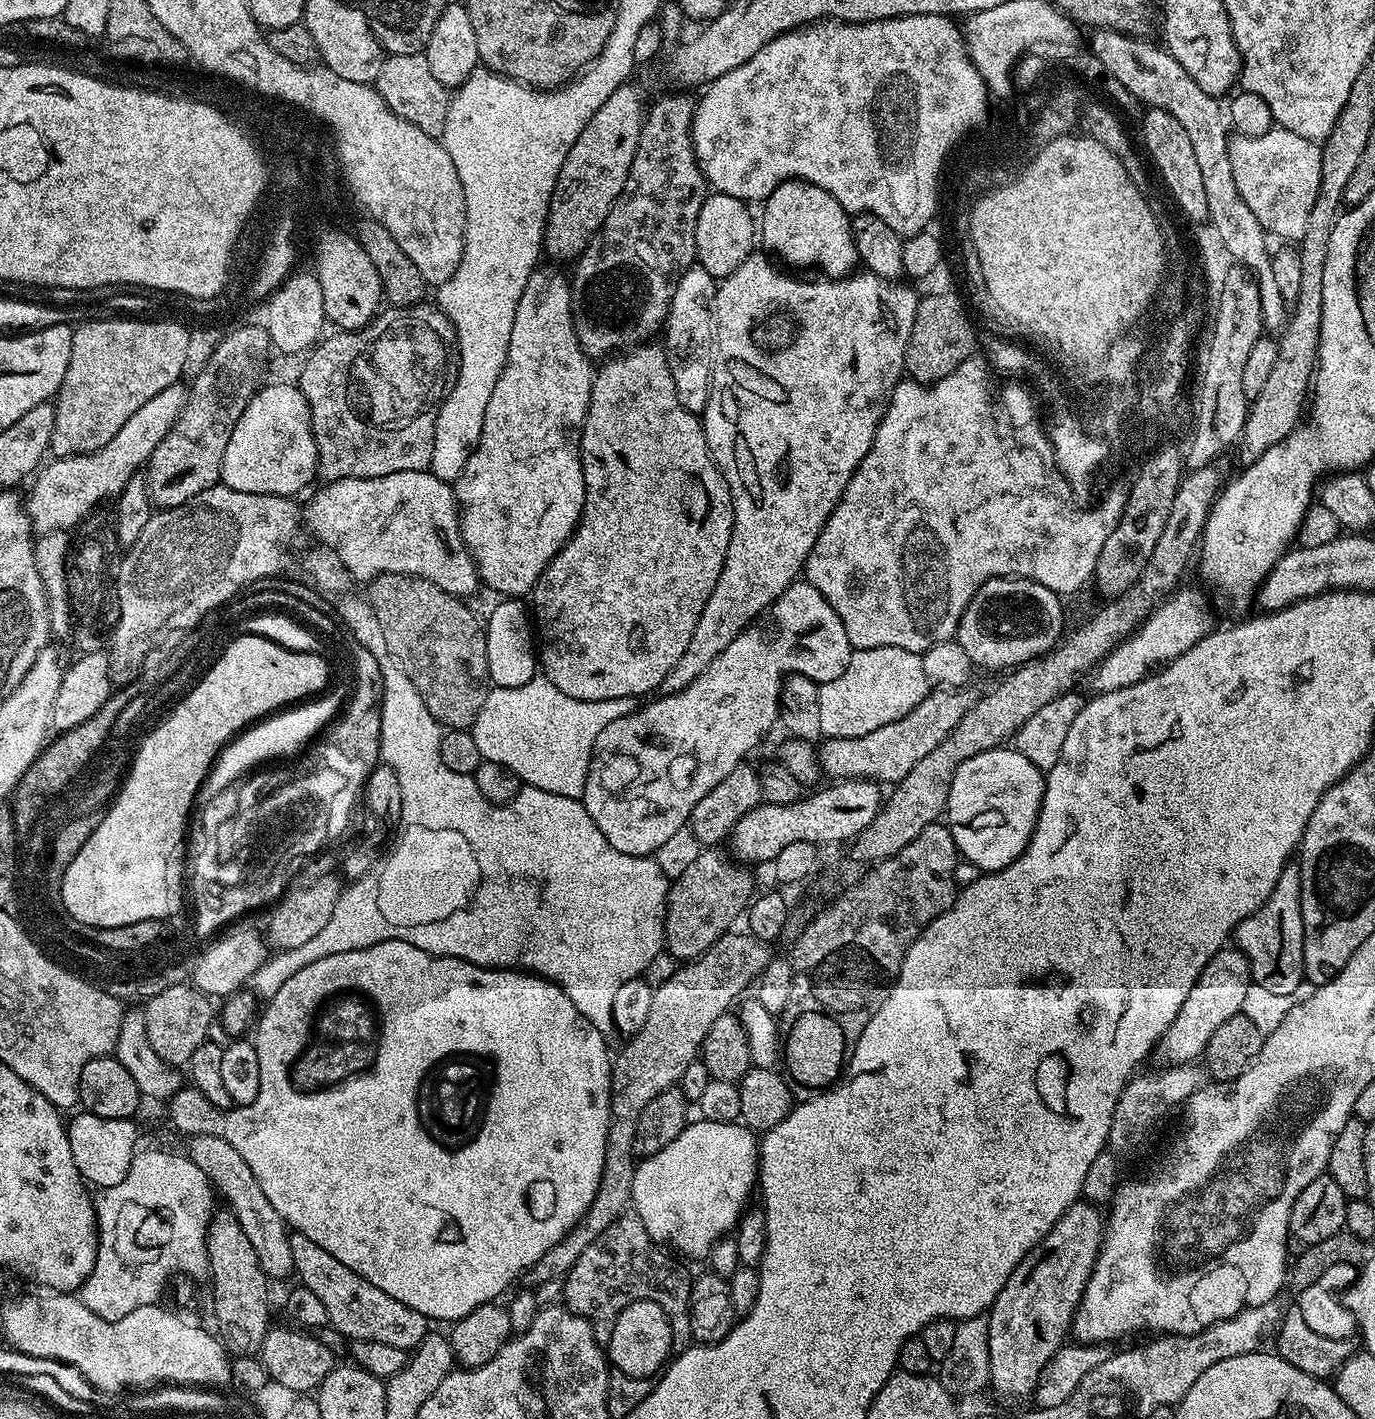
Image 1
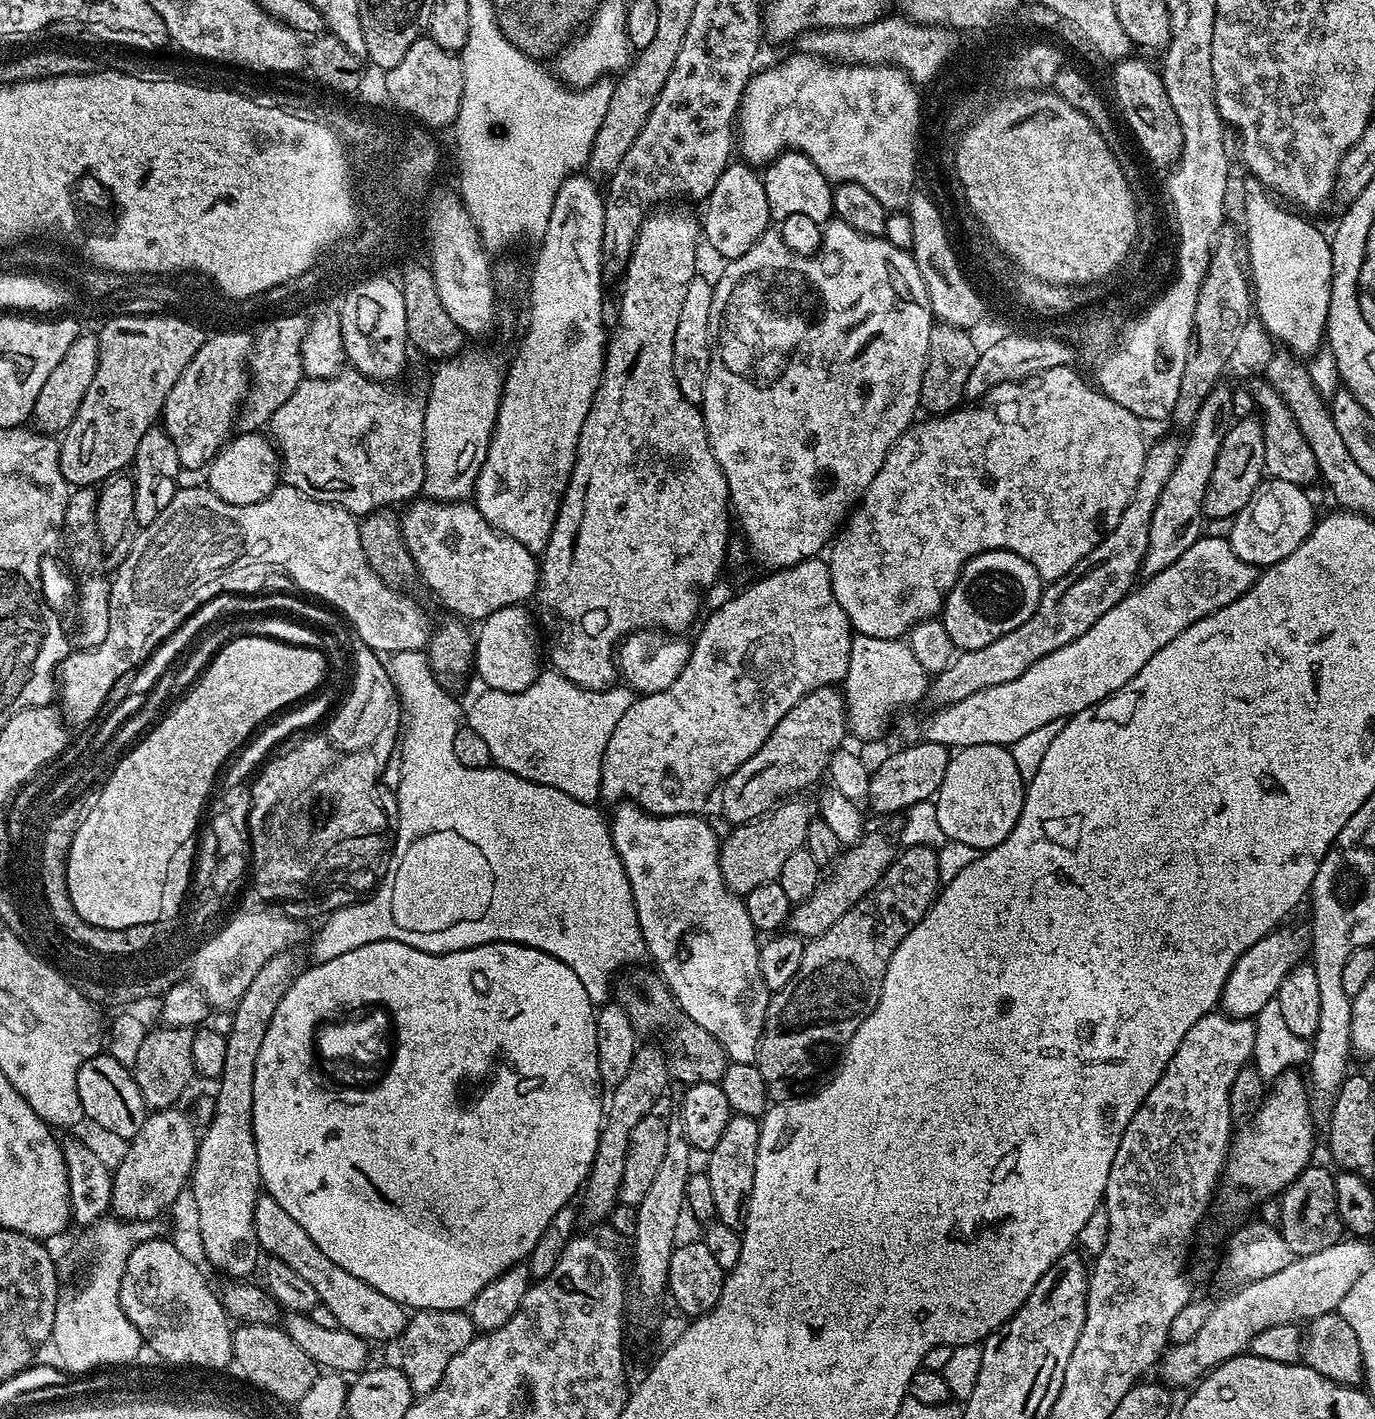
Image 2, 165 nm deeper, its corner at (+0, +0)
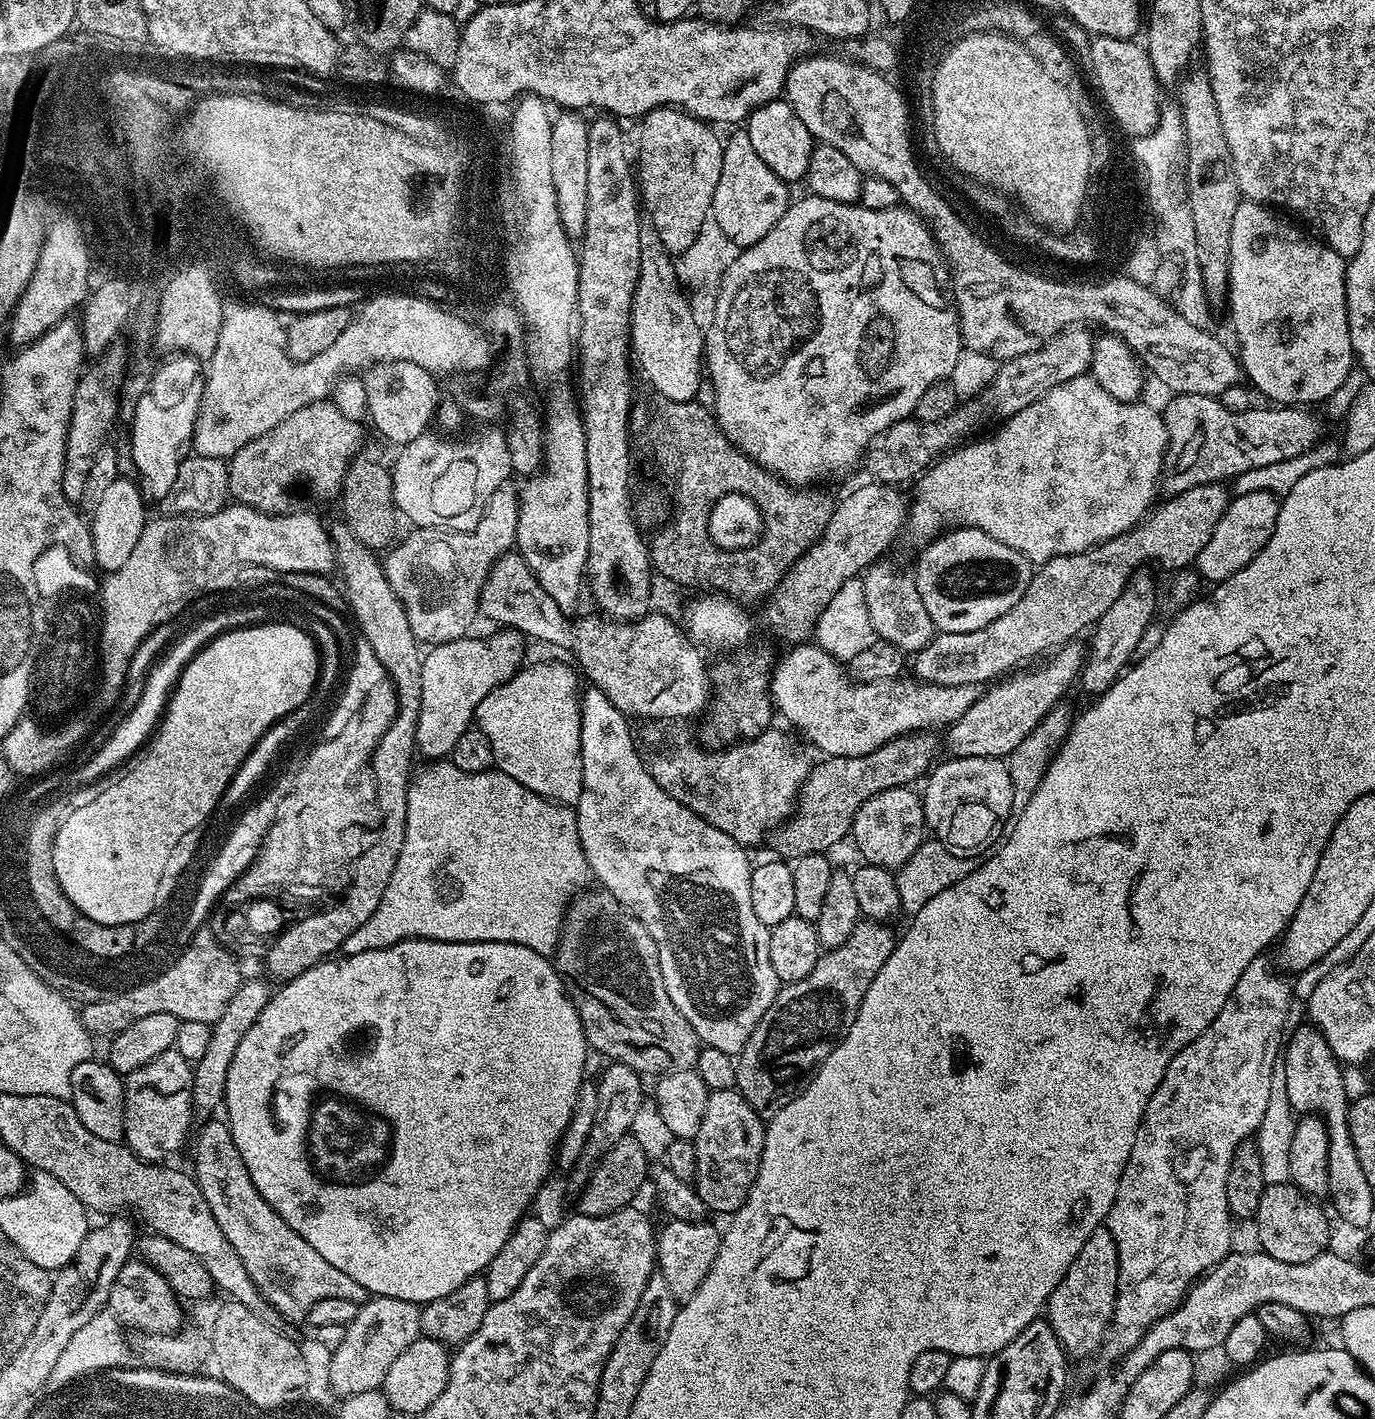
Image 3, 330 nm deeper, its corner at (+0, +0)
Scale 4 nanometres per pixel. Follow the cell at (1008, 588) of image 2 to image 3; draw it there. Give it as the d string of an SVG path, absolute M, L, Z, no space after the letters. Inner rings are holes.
M953 528L927 541L921 548L924 549L914 569L918 594L922 594L922 606L926 606L926 614L930 614L932 625L940 632L966 634L970 630L982 630L994 622L994 618L1002 618L1006 610L1013 608L1032 581L1034 565L1031 560L977 528Z

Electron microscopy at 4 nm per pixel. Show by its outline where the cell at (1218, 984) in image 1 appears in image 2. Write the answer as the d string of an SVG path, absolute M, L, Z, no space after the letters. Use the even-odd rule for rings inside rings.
M1277 927L1276 931L1271 932L1266 938L1254 942L1254 946L1250 946L1250 950L1246 950L1246 954L1242 954L1238 962L1234 962L1234 968L1230 970L1226 986L1220 994L1219 1007L1227 1015L1239 1020L1255 1018L1262 1006L1274 999L1282 984L1282 978L1286 978L1288 971L1301 961L1303 956L1300 955L1303 952L1305 955L1305 937L1303 940L1294 929L1284 927Z

